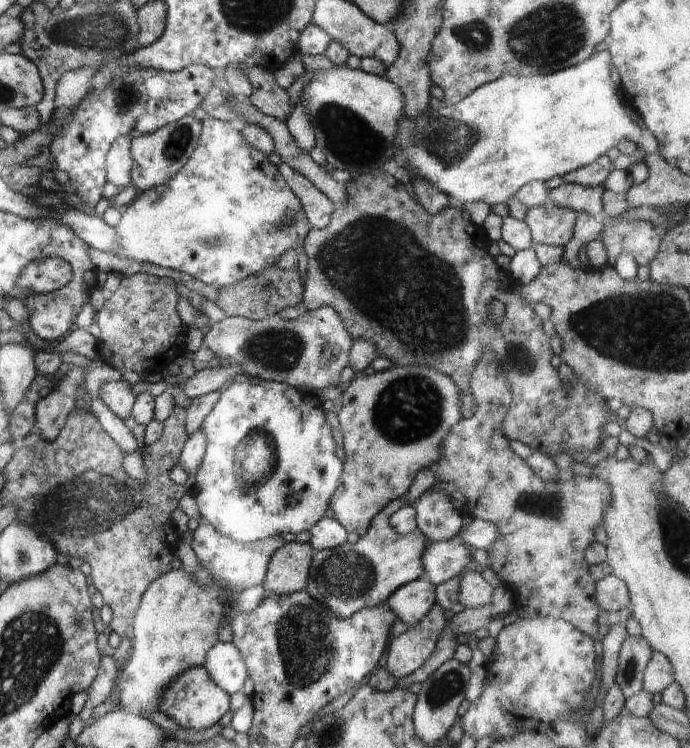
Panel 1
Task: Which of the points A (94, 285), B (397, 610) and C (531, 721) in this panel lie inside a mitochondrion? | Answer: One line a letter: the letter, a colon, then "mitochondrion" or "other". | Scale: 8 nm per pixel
A: other
B: other
C: other

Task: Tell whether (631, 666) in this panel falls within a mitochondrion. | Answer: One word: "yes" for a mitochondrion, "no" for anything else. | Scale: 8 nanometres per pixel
yes

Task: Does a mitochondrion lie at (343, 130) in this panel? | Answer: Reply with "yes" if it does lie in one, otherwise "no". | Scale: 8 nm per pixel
yes

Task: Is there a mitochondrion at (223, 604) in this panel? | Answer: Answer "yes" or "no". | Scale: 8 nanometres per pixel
yes

